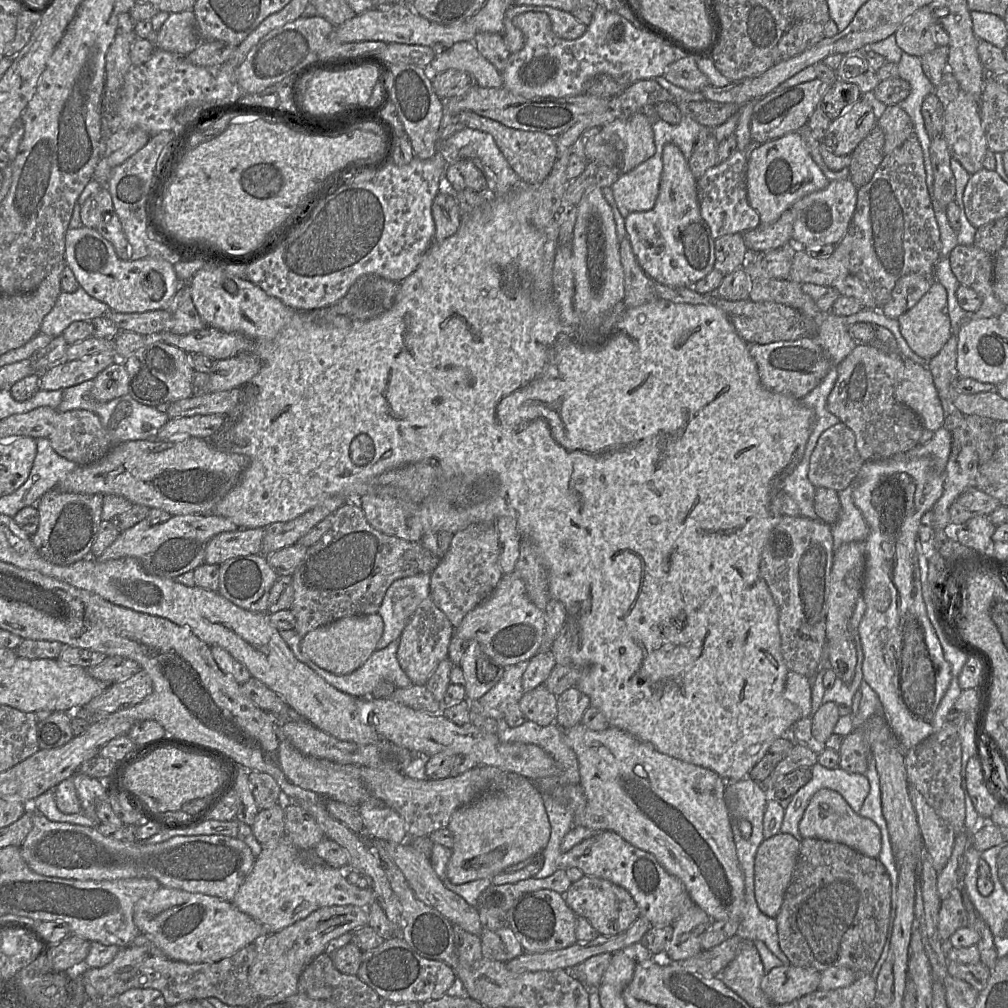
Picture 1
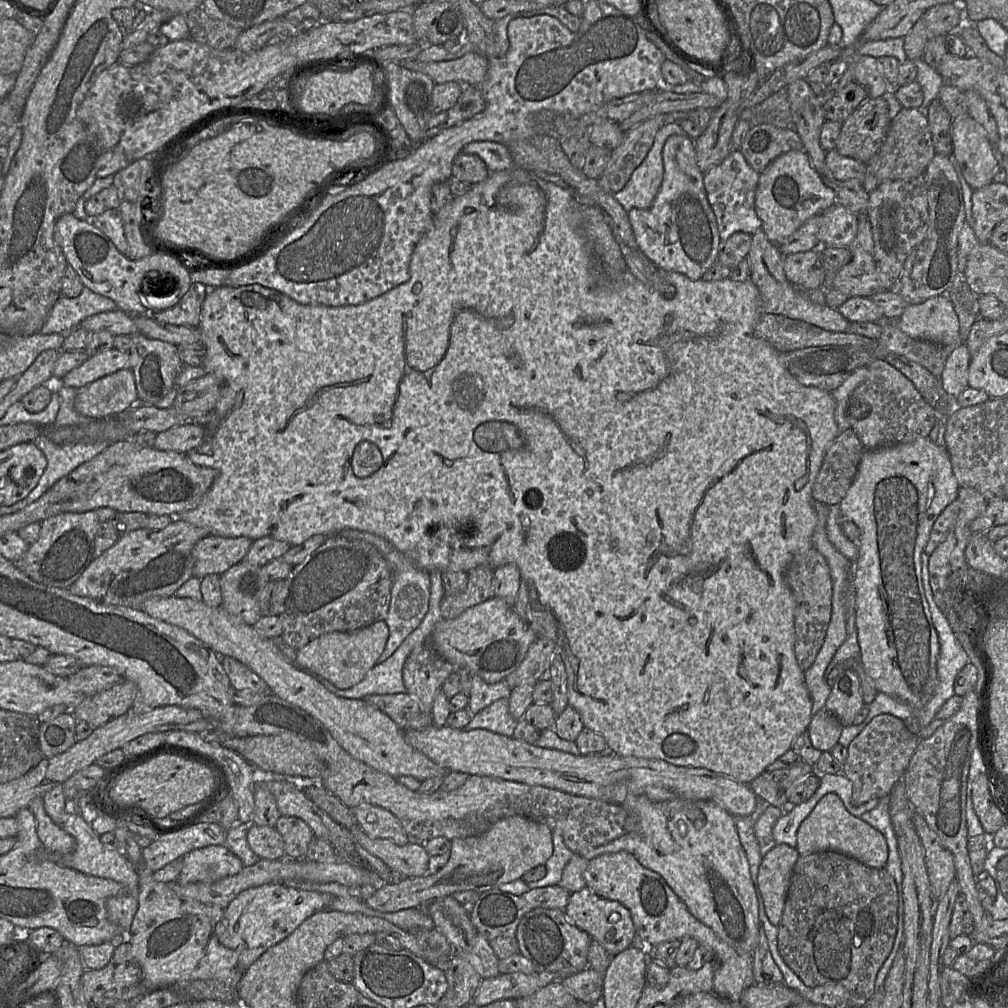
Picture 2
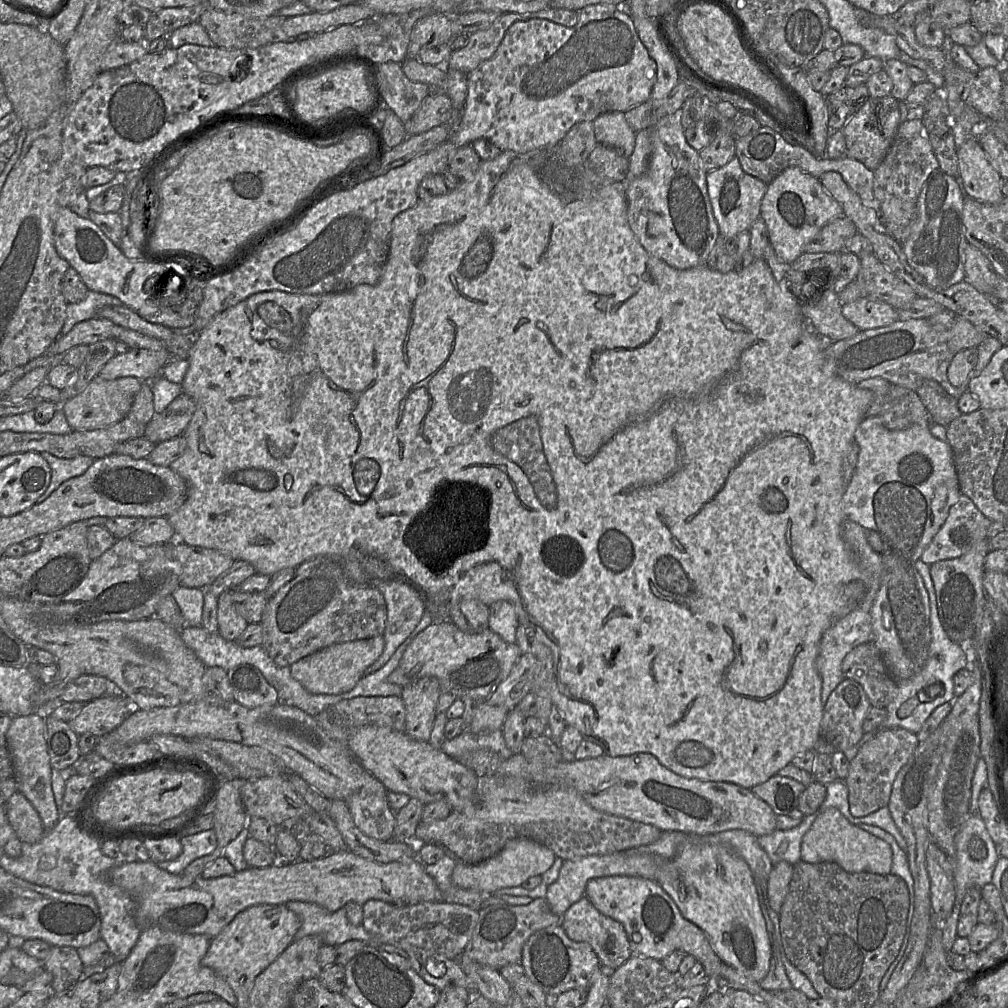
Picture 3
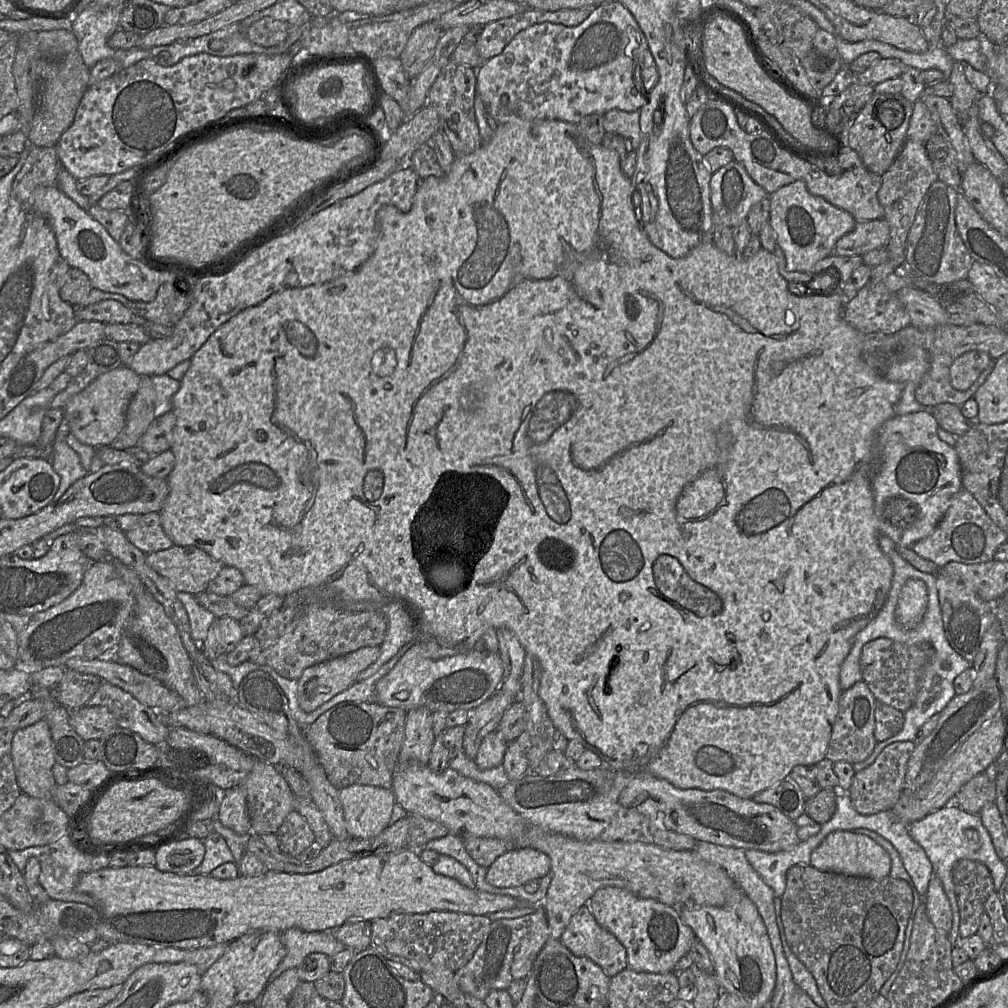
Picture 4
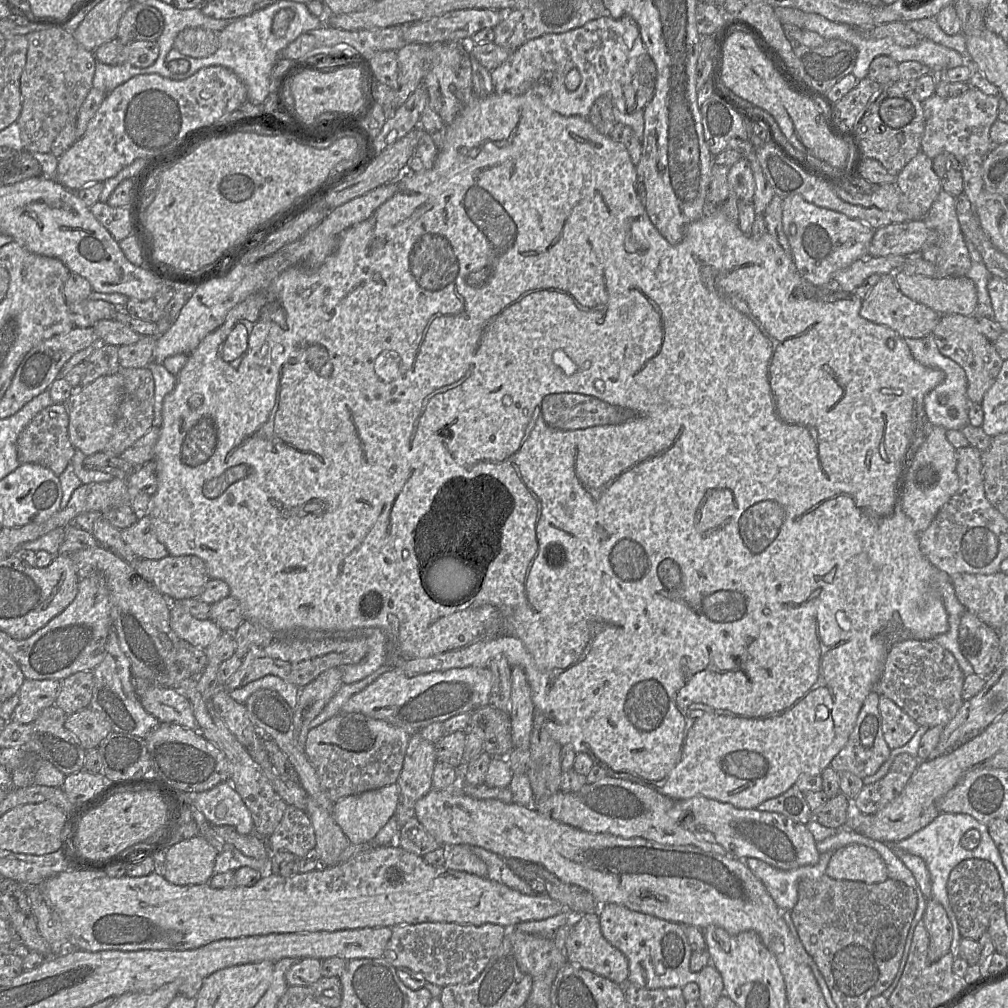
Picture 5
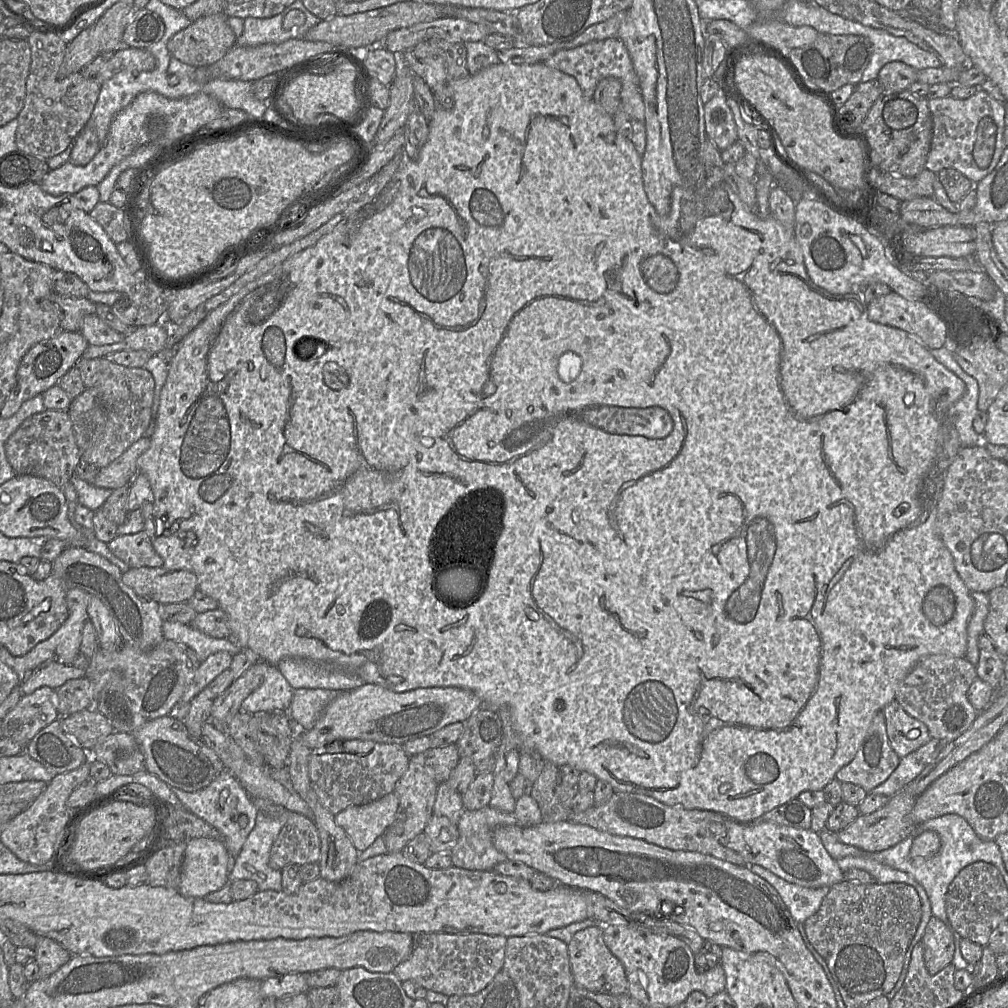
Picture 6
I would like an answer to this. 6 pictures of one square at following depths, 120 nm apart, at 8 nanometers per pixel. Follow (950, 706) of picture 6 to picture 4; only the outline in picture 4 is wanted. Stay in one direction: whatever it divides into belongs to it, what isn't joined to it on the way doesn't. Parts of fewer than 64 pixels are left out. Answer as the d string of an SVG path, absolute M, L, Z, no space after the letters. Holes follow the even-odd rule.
M877 638L866 643L861 650L862 681L868 685L876 700L904 713L915 703L919 678L934 654L935 649L929 643L906 645L887 638Z

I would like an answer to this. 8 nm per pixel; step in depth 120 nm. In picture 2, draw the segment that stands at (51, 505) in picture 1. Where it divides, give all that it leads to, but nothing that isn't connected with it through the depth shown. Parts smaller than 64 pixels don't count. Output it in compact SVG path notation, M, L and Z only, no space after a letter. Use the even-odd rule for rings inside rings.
M96 510L66 512L43 520L38 539L18 561L13 562L31 580L47 587L68 589L94 559L94 541L99 527Z

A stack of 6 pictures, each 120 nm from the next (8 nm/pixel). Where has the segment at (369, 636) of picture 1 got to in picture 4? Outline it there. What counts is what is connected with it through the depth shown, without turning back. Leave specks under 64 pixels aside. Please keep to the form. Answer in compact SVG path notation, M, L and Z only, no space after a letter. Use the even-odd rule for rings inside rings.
M379 646L363 647L350 654L306 668L298 682L298 704L307 713L317 709L338 693L352 685L358 674L376 661L380 654Z

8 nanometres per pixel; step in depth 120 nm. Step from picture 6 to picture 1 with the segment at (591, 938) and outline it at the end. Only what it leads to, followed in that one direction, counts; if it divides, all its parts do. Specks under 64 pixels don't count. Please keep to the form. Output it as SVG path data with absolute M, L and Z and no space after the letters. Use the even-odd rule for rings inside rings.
M584 875L571 883L563 898L577 917L585 918L603 936L613 936L626 931L640 916L640 910L629 892L602 878Z

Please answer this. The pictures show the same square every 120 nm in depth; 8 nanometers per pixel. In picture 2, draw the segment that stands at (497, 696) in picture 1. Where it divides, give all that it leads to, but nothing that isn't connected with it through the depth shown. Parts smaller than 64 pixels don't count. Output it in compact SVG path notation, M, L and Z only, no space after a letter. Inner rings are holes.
M502 698L475 714L463 730L485 729L513 737L516 724L517 721L509 712L509 699Z

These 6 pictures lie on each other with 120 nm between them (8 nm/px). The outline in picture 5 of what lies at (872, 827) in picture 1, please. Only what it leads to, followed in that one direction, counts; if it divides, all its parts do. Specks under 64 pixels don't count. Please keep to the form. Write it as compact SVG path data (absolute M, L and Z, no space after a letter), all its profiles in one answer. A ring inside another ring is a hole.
M850 844L832 854L826 875L836 880L882 883L888 879L887 868L879 853L861 844Z

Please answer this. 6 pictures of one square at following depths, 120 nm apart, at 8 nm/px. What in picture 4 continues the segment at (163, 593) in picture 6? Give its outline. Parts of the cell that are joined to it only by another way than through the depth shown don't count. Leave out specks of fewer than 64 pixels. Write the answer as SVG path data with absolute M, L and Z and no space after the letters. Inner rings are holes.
M177 546L146 554L148 565L166 578L177 592L195 596L206 591L224 564L194 546Z

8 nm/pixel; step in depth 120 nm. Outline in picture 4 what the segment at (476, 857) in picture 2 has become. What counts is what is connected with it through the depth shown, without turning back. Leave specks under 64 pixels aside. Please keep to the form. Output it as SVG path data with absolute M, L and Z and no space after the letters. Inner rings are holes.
M530 847L517 848L502 854L487 868L486 881L498 888L518 887L550 871L548 855Z

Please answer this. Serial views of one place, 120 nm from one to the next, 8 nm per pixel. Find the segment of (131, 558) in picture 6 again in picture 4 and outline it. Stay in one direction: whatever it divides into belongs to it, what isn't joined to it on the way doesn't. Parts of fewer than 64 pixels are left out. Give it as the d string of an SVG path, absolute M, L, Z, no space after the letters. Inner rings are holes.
M157 512L140 515L136 527L125 533L128 541L145 554L172 547L172 540L164 532Z

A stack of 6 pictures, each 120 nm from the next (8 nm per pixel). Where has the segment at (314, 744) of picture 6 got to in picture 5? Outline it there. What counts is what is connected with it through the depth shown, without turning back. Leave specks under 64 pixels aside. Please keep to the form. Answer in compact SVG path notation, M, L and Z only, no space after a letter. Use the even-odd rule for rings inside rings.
M392 668L364 690L353 695L341 711L362 713L412 735L432 723L445 722L462 713L471 714L480 707L490 705L492 687L493 674L489 668L454 668L413 677L408 677L399 668Z

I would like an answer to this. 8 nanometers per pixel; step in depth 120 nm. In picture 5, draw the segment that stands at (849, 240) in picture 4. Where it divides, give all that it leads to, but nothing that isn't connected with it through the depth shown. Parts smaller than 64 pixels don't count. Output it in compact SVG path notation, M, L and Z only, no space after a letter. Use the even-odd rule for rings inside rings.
M924 220L896 223L875 229L868 254L873 257L888 255L905 256L920 252L924 245L929 245L936 241L936 232L932 230Z

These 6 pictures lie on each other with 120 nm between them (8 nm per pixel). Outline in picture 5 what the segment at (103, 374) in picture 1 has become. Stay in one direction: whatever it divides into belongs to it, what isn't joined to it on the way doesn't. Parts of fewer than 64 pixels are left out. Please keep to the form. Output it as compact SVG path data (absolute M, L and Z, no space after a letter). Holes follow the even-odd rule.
M121 374L100 376L84 387L78 387L65 402L69 417L68 436L75 449L90 456L104 449L111 438L123 391Z

